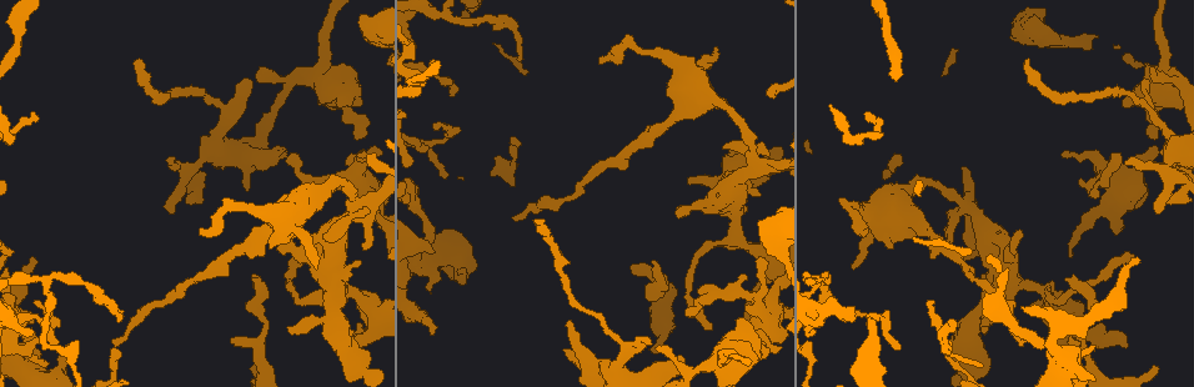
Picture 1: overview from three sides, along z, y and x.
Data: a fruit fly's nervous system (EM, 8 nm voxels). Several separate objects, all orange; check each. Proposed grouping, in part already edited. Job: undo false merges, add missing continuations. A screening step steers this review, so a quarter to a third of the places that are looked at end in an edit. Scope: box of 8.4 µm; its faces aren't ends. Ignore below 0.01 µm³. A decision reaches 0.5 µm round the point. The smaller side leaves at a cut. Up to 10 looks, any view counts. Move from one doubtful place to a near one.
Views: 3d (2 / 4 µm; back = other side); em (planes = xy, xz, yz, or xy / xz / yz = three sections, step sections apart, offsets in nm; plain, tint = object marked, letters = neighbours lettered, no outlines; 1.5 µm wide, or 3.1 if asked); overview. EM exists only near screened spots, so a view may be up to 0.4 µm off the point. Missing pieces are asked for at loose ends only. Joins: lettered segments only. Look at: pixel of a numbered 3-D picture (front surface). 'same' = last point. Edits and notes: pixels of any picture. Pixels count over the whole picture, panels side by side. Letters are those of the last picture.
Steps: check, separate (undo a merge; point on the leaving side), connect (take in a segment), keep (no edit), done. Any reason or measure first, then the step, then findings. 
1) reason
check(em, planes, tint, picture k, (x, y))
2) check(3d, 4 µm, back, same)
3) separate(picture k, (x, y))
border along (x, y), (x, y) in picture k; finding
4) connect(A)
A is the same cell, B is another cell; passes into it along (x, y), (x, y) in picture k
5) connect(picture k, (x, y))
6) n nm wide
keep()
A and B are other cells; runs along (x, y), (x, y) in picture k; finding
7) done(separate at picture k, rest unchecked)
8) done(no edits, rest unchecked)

an open end
check(3d, 4 µm, picture 1, (1139, 258))

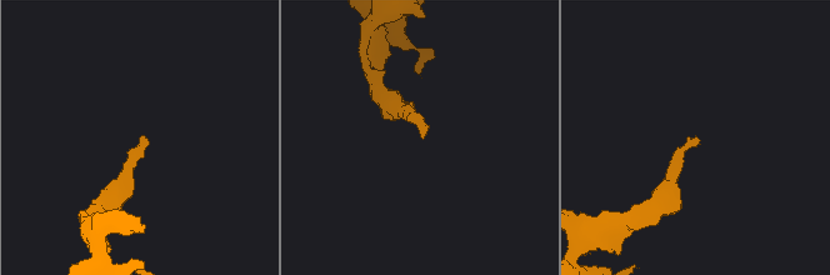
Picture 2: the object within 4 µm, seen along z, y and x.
need the tissue
check(em, planes, letters, picture 2, (699, 140))

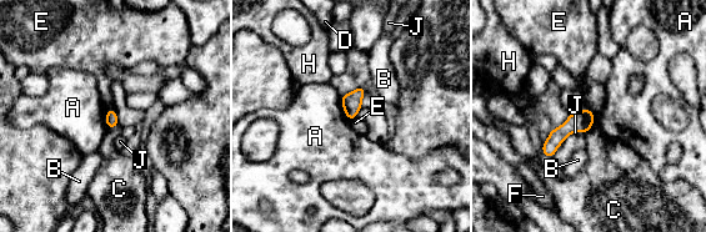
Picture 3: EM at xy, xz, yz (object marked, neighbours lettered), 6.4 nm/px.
J touches over 280 nm
keep()
A, B, C, D, E, F, H and J are other cells; no lettered segment goes on from it

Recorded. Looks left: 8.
check(3d, 4 µm, picture 1, (465, 282))

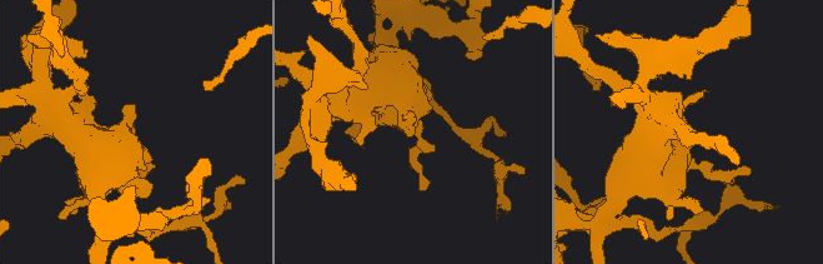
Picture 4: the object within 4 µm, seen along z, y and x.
shape alone is not enough
check(em, planes, tint, picture 4, (687, 122))

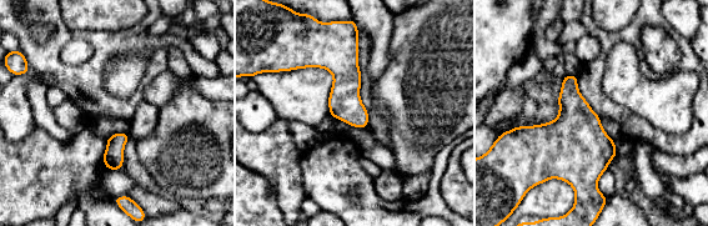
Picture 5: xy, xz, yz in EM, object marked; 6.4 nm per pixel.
see the neighbours
check(em, planes, letters, same)

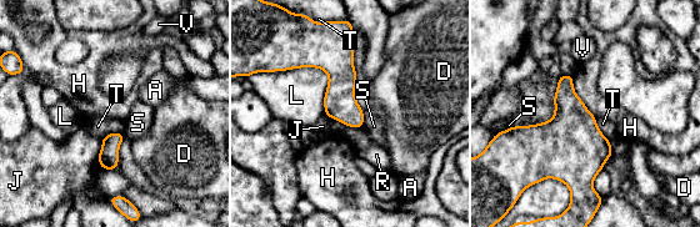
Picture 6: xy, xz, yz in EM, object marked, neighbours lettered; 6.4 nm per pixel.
L touches over 420 nm
keep()
A, D, H, J, L, R, S, T and V are other cells; border along (571, 75), (575, 94), (596, 117) in picture 6; no lettered segment goes on from it

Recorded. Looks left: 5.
check(3d, 4 µm, picture 1, (348, 159))

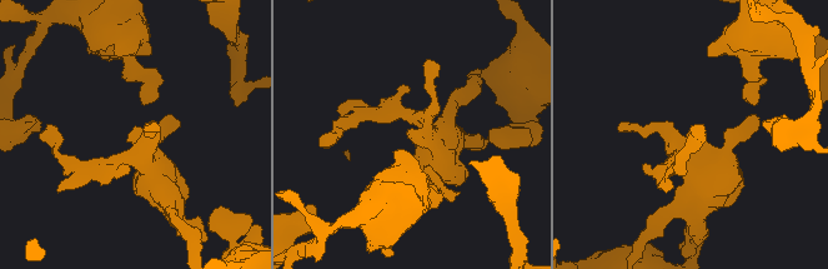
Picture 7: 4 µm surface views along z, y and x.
check(em, xy, step 8, tint, picture 7, (407, 135))

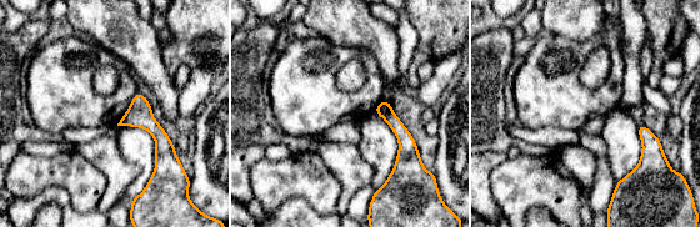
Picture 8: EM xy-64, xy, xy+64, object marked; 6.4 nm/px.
check(em, planes, letters, same)

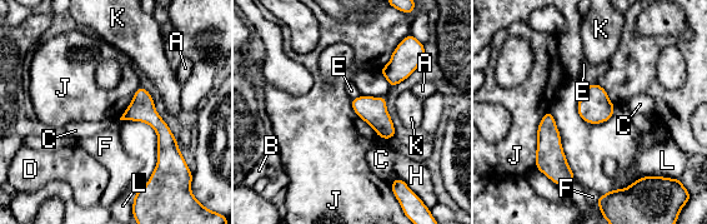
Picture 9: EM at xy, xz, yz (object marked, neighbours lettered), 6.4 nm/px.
keep()
A, B, C, D, E, F, H, J, K and L are other cells; runs along (141, 90), (164, 133), (164, 164) in picture 9; none of them fits

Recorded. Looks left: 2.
three-way junction
check(3d, 4 µm, picture 1, (437, 14))

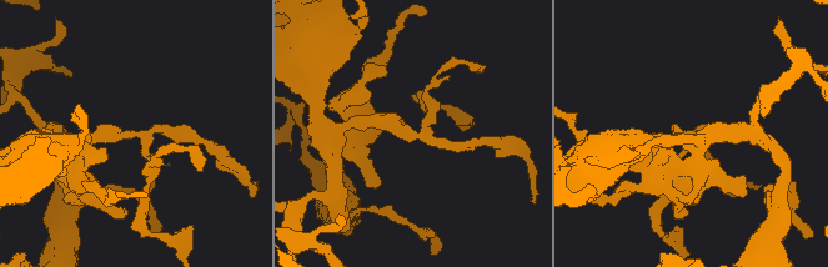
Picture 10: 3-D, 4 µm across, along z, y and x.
need the tissue
check(em, xy, step 8, letters, picture 10, (418, 136))

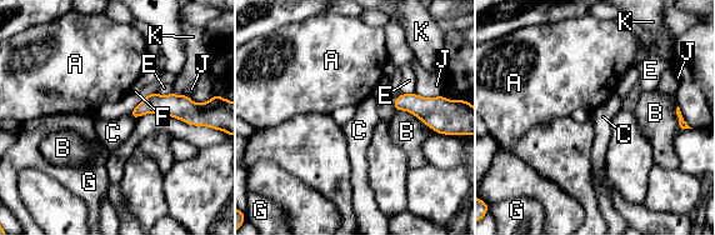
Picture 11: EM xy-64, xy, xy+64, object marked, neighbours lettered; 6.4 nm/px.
keep()
A, B, C, E, F, G, J and K are other cells; border along (128, 114), (135, 119) in picture 11; all the same neuron

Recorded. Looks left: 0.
done(no edits, rest unchecked)

